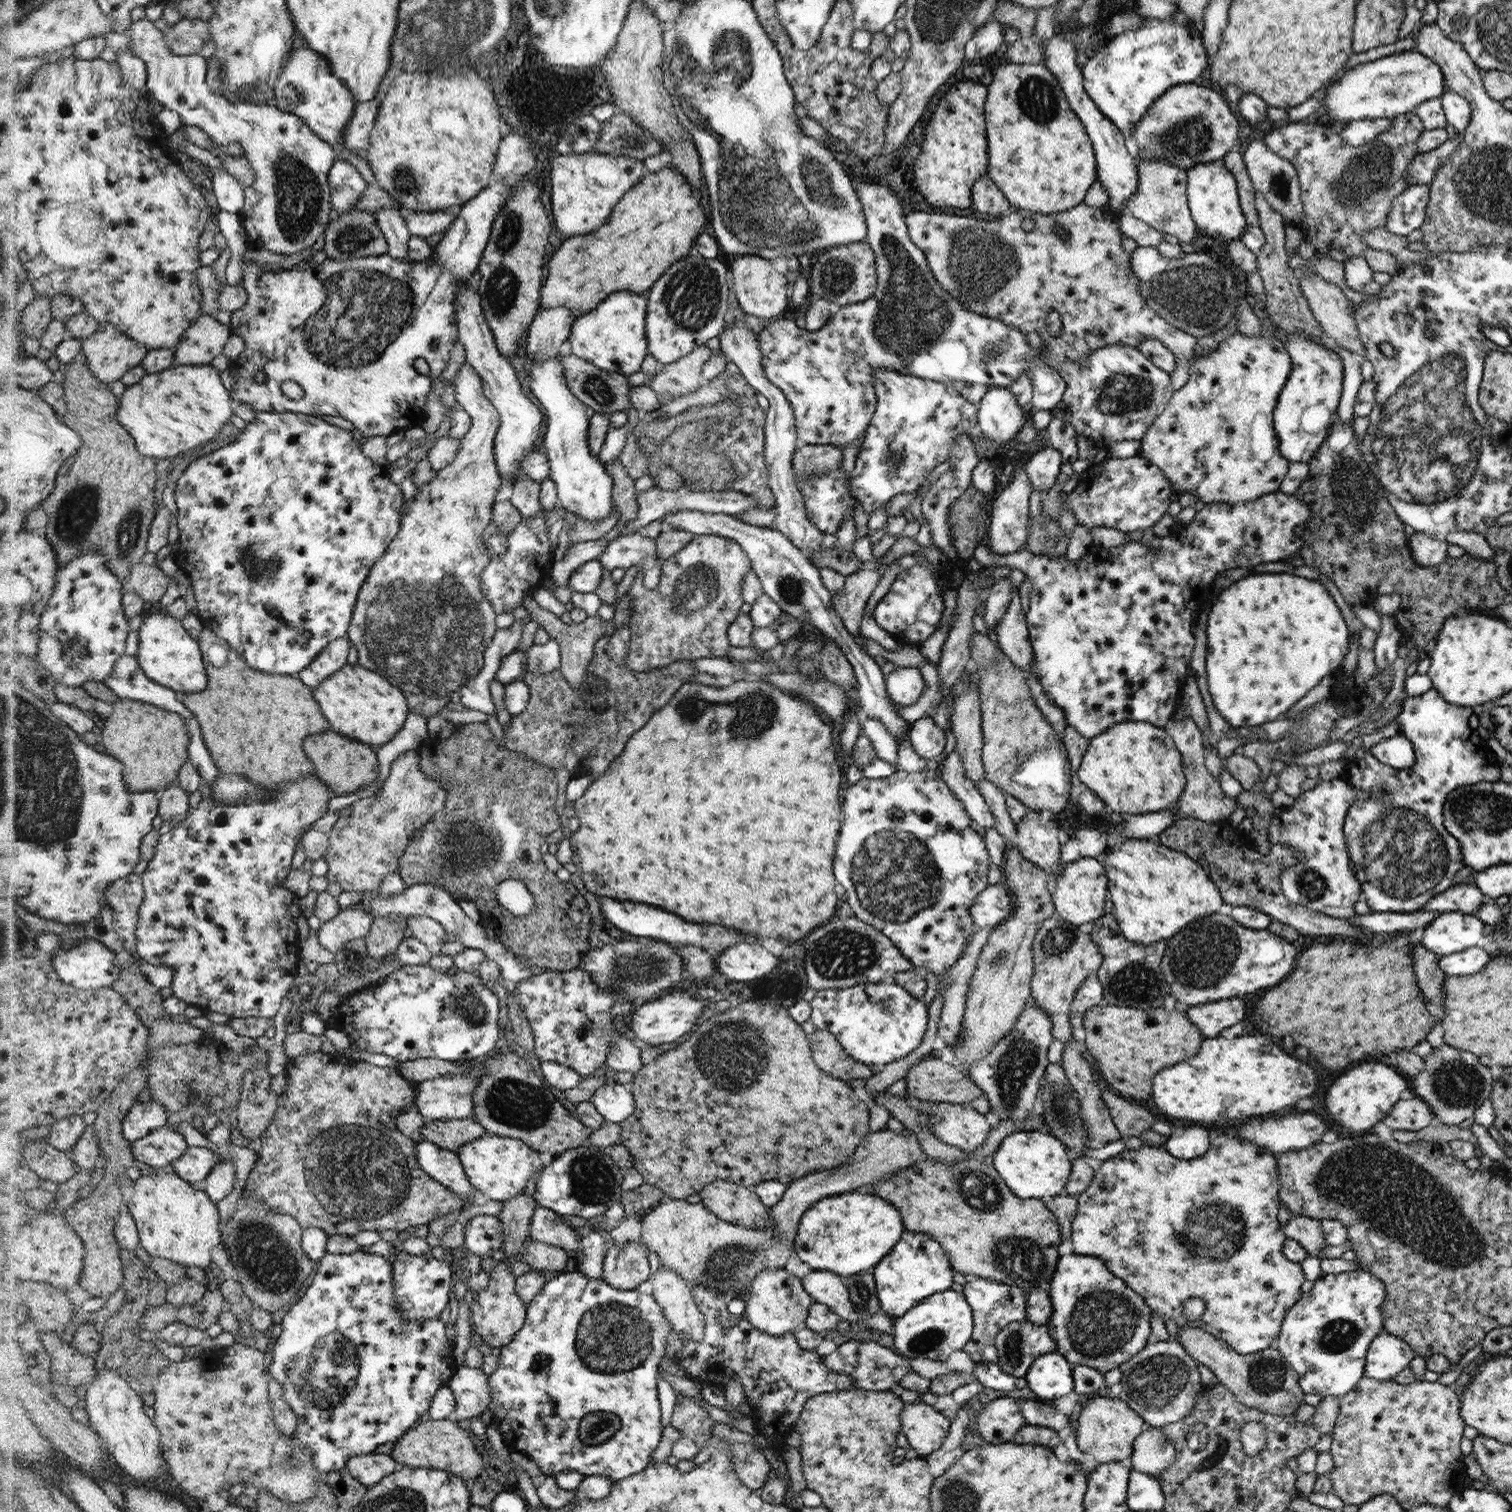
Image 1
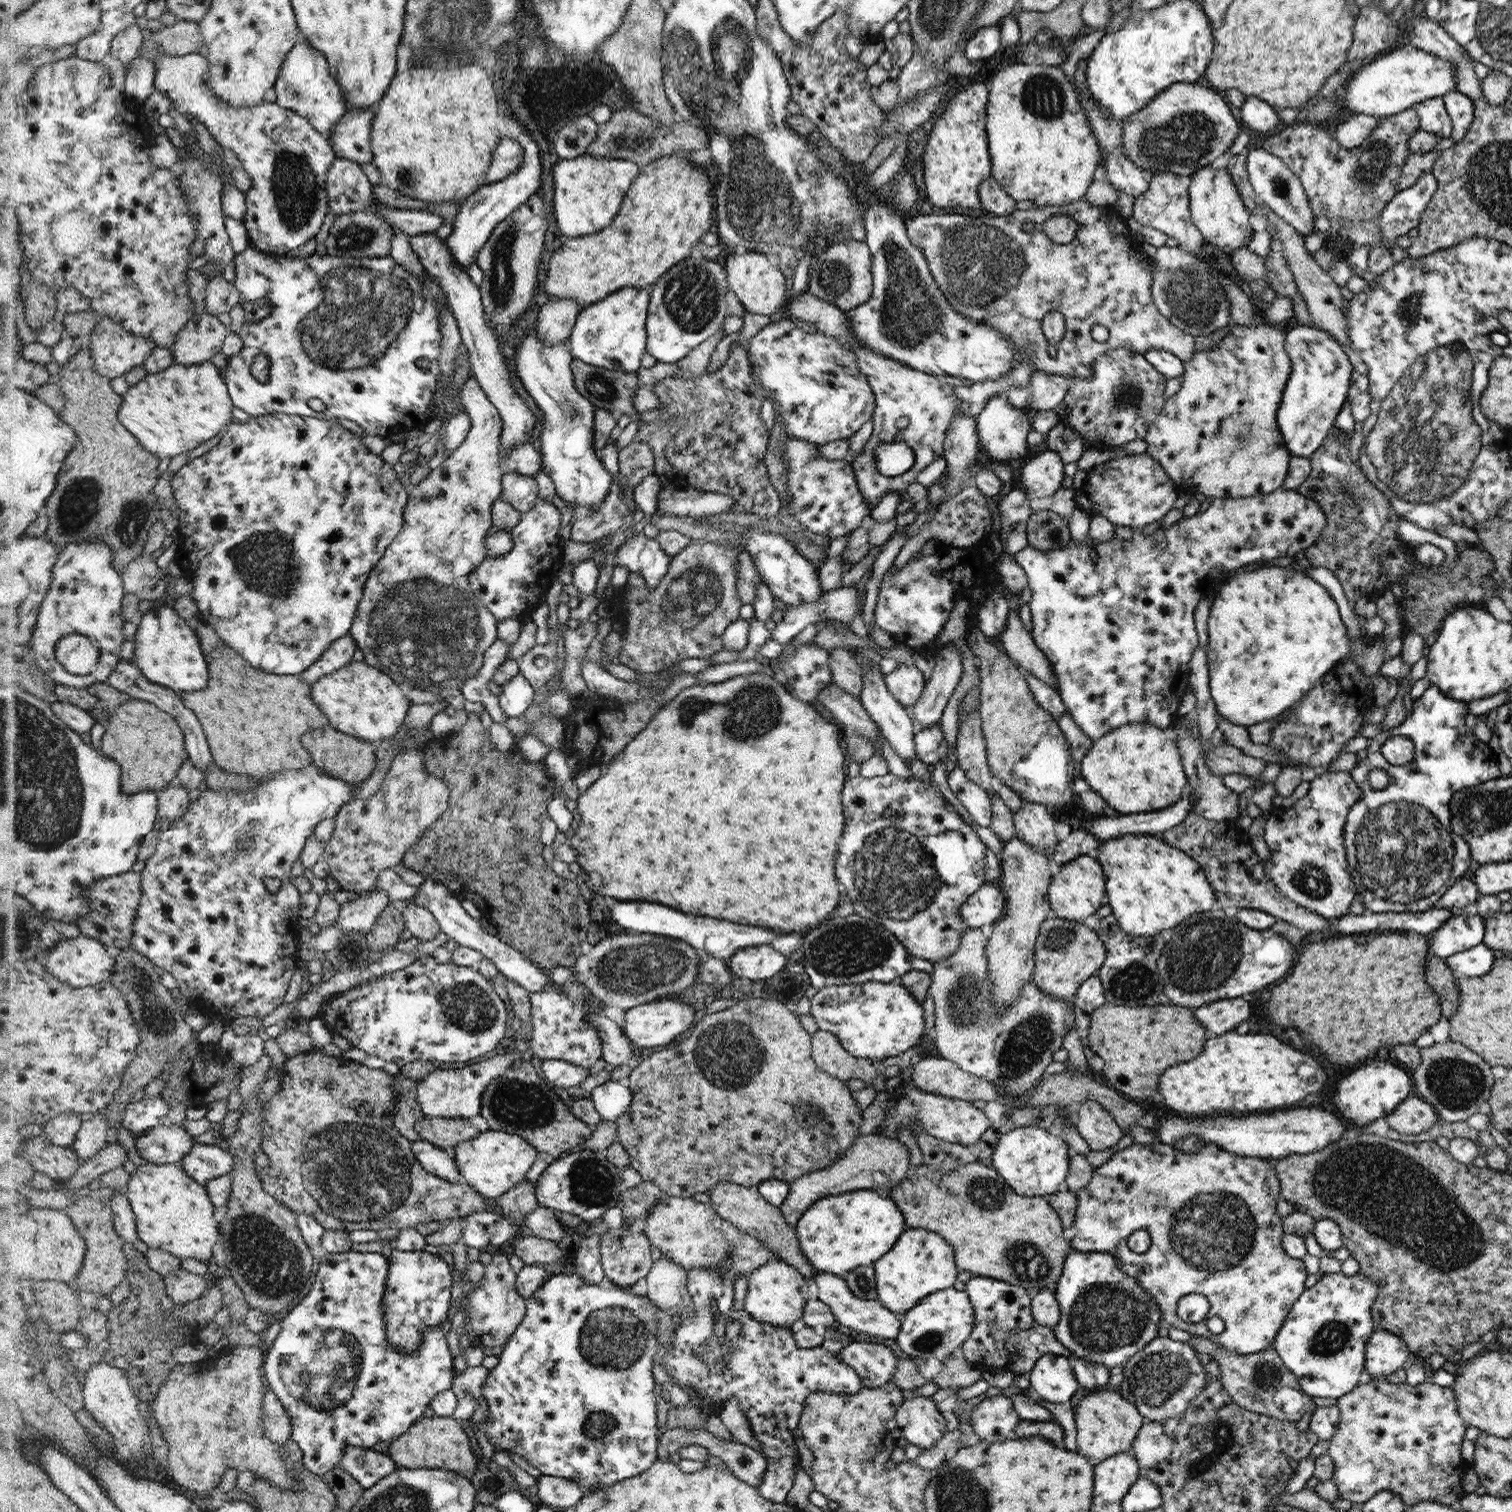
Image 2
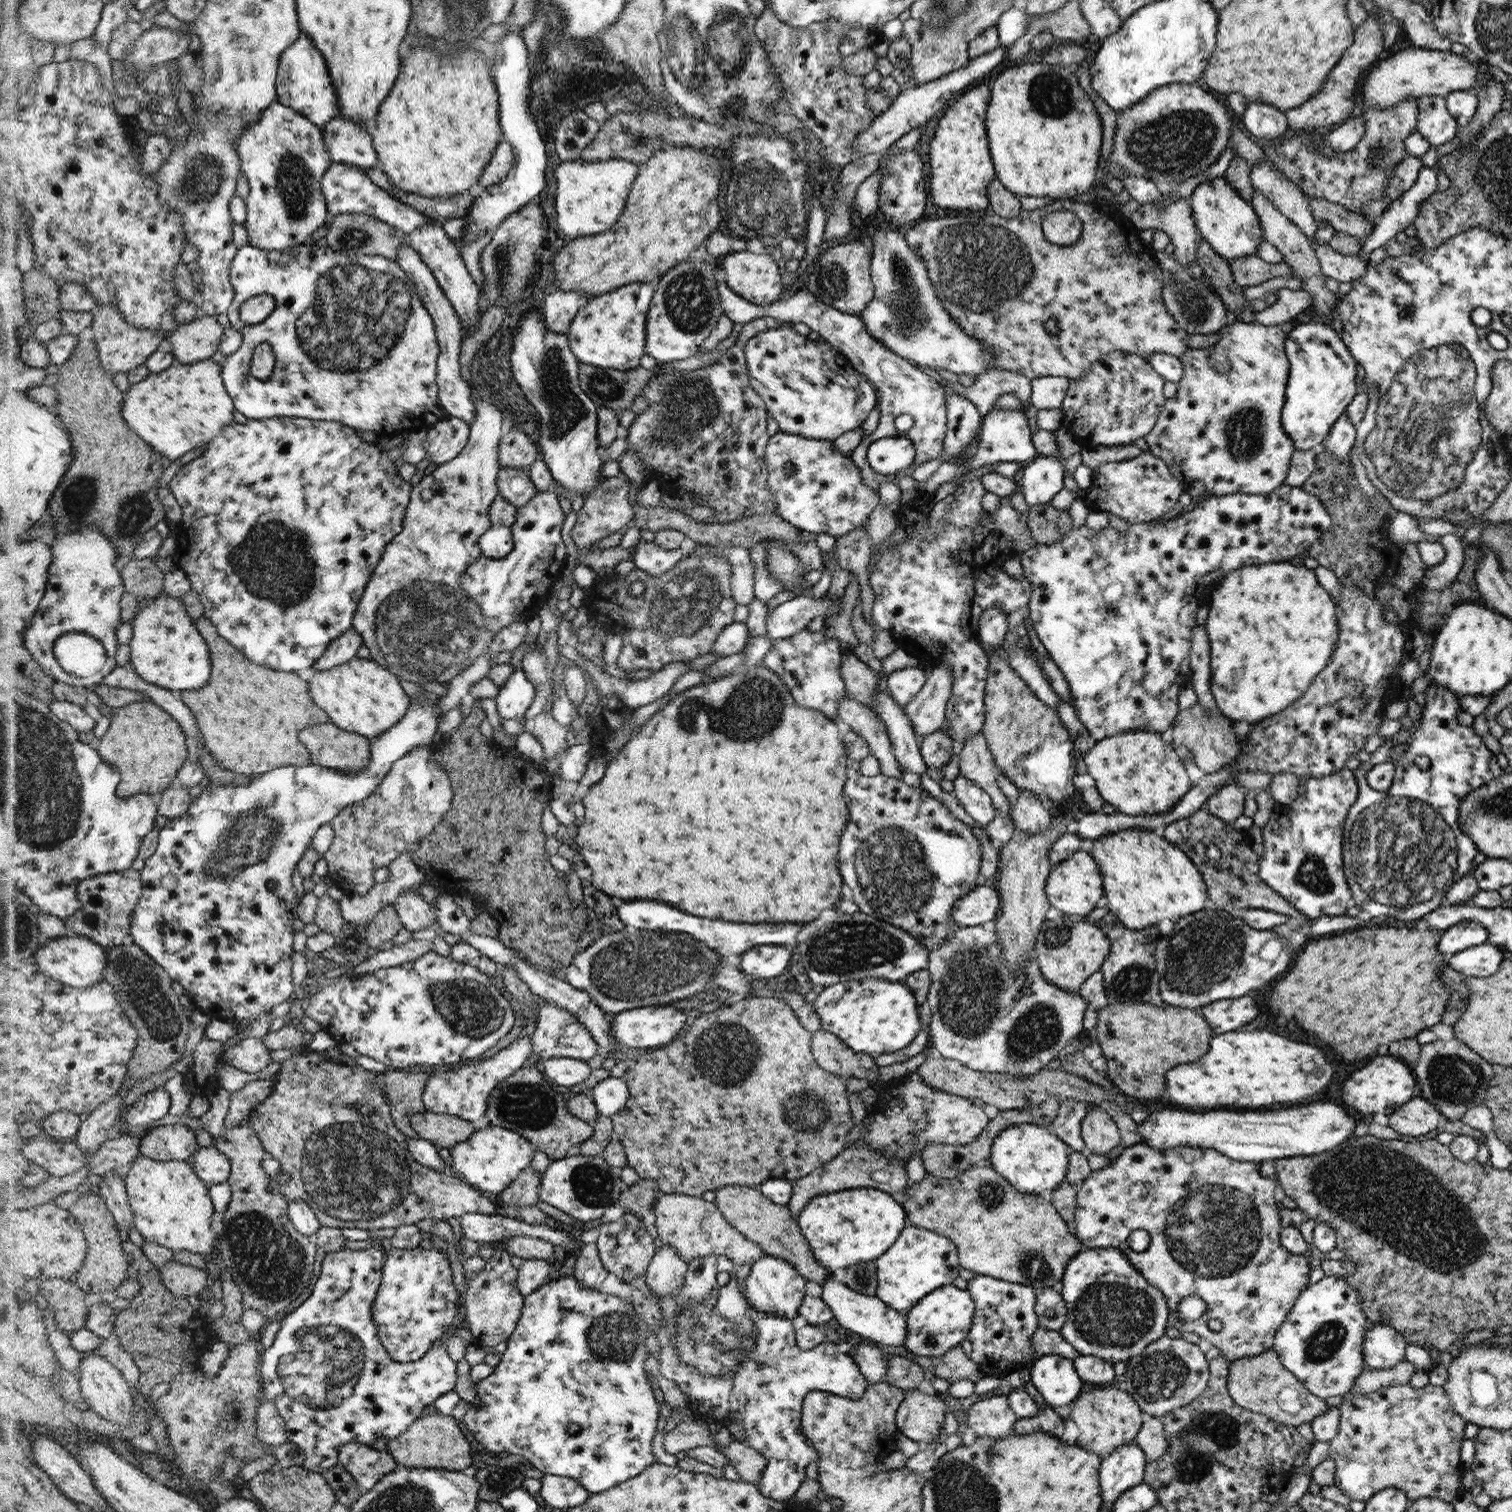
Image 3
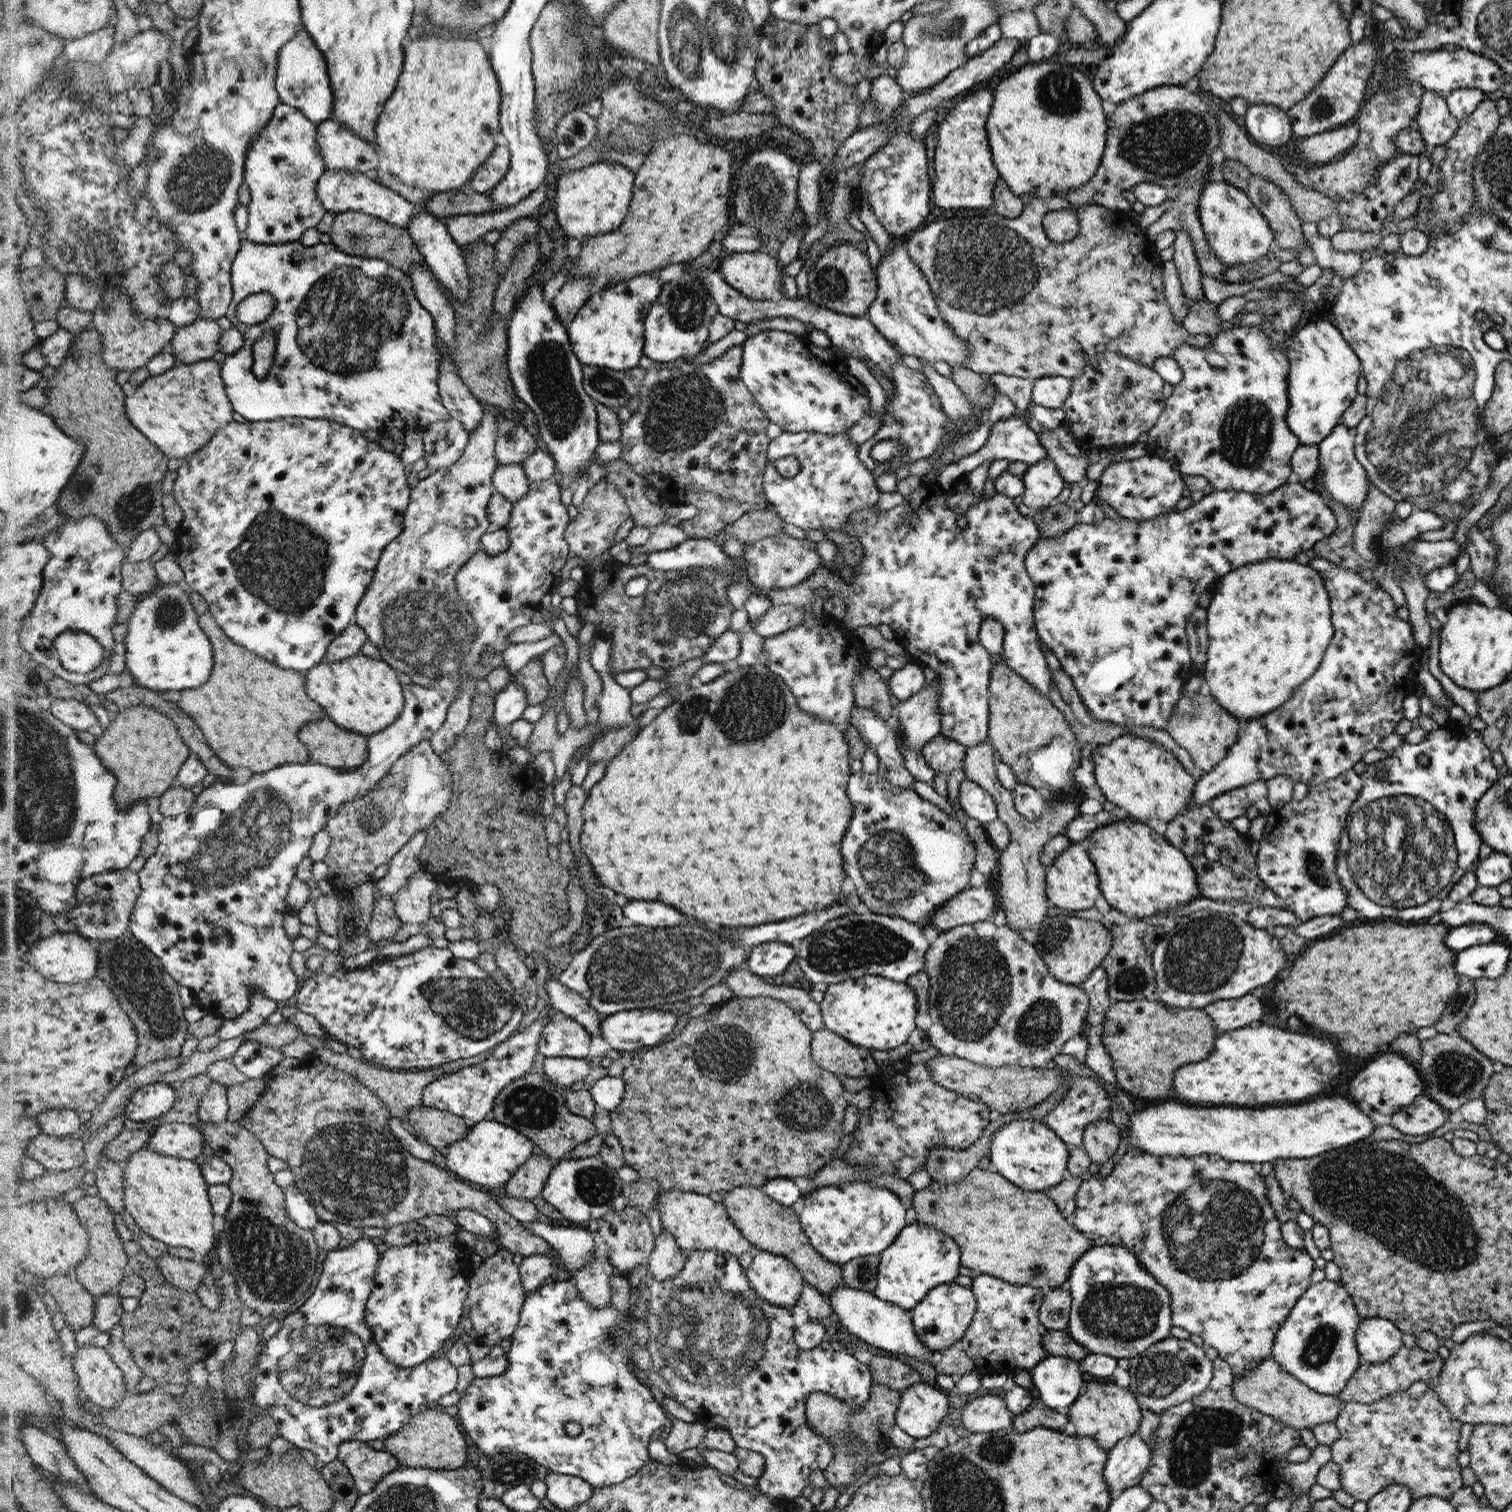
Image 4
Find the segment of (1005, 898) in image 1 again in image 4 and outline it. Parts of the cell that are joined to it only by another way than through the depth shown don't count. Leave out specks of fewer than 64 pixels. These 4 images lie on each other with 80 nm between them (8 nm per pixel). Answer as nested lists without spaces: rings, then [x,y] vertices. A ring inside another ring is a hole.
[[[986,886],[970,887],[970,890],[963,890],[950,901],[938,906],[928,917],[931,922],[927,925],[932,928],[933,935],[936,935],[955,926],[986,920],[998,905],[994,894]]]

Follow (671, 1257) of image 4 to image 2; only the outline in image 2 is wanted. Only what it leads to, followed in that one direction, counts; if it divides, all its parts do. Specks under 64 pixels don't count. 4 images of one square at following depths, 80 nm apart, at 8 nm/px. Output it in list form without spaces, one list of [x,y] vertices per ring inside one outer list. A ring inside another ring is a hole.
[[[662,1255],[658,1261],[653,1262],[650,1272],[646,1276],[646,1284],[648,1287],[646,1296],[667,1314],[677,1314],[685,1308],[691,1308],[691,1296],[687,1289],[687,1270],[668,1261],[668,1257]]]

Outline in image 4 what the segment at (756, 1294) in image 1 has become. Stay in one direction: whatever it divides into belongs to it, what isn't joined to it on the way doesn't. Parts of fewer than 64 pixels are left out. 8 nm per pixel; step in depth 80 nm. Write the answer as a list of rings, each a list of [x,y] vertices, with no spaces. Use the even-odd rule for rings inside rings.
[[[757,1250],[753,1258],[747,1277],[756,1294],[772,1306],[794,1308],[806,1285],[801,1271],[788,1259],[769,1251]]]

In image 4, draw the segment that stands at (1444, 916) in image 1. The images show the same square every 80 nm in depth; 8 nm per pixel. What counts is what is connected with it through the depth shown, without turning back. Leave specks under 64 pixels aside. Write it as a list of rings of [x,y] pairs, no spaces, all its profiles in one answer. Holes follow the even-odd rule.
[[[1466,923],[1451,927],[1445,936],[1445,945],[1458,952],[1472,946],[1496,942],[1496,938],[1497,934],[1491,926],[1484,923]]]

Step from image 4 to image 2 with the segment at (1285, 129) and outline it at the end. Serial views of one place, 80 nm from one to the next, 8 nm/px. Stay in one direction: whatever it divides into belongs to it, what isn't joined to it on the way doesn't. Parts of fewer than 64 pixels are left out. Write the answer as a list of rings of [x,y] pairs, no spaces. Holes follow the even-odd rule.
[[[1246,98],[1239,109],[1242,120],[1257,132],[1273,135],[1276,126],[1281,122],[1277,117],[1276,108],[1258,98]]]

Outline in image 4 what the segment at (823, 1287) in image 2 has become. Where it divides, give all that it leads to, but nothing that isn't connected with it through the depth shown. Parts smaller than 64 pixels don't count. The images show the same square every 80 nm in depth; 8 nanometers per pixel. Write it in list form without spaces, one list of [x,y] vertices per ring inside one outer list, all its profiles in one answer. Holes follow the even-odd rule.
[[[838,1287],[835,1291],[828,1294],[833,1312],[840,1318],[840,1322],[844,1324],[844,1328],[848,1328],[848,1332],[856,1334],[858,1338],[862,1338],[864,1342],[872,1344],[876,1348],[888,1350],[888,1352],[896,1354],[907,1354],[918,1360],[929,1362],[929,1348],[921,1342],[914,1332],[912,1326],[911,1310],[906,1310],[898,1306],[894,1306],[890,1302],[880,1300],[874,1296],[874,1293],[853,1289],[850,1287]]]

